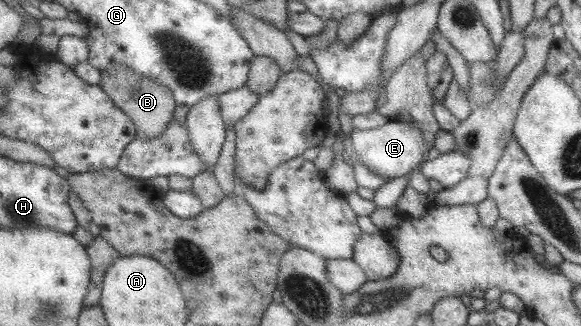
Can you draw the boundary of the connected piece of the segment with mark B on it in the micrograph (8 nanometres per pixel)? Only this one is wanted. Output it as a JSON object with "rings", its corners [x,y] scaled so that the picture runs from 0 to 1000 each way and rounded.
{"rings":[[[193,199],[188,212],[172,218],[176,239],[170,261],[217,350],[224,353],[236,387],[239,420],[272,423],[291,396],[291,380],[306,337],[303,331],[306,316],[296,273],[217,199]]]}

